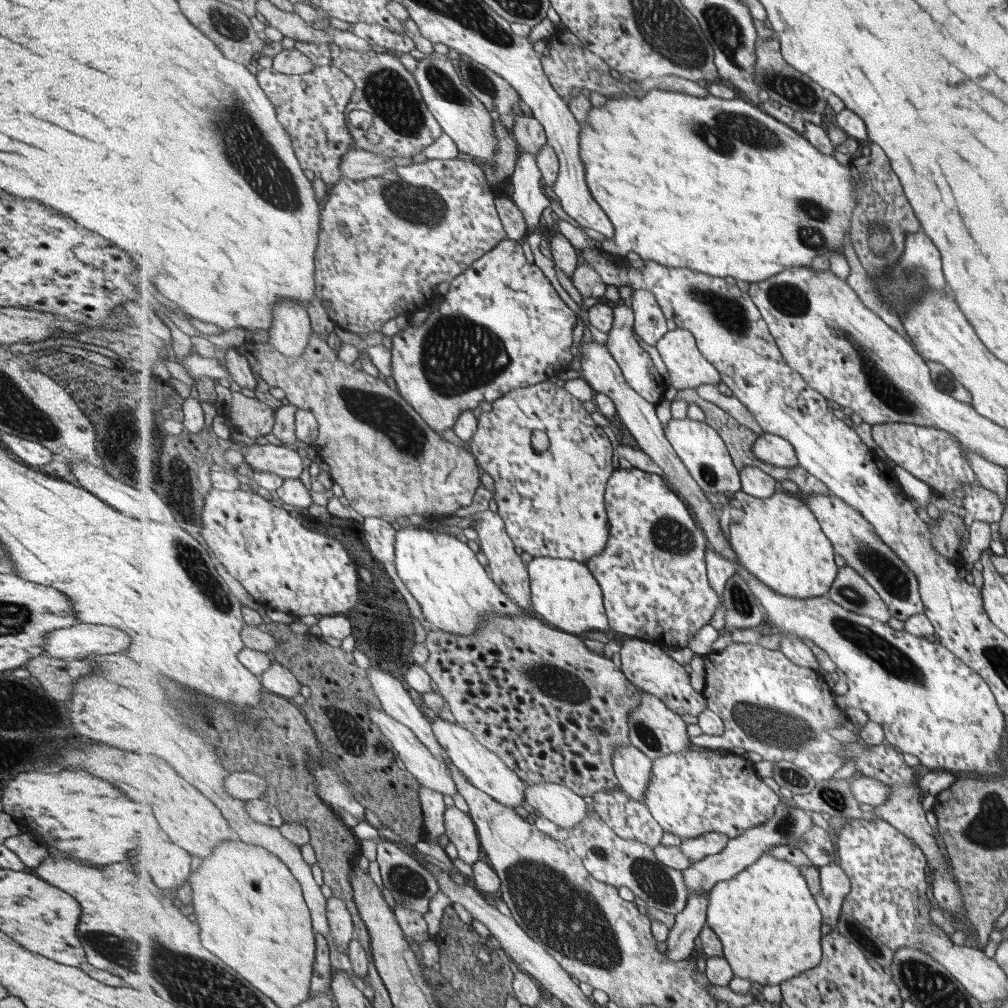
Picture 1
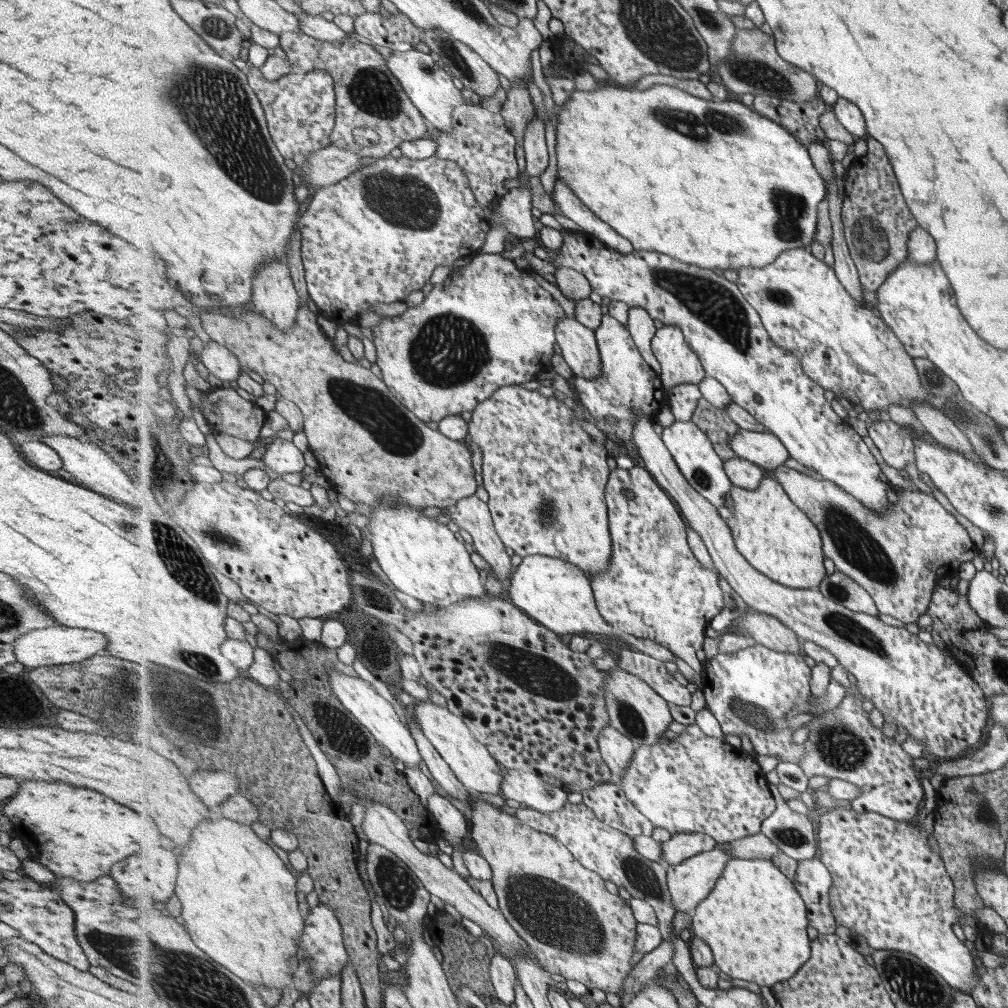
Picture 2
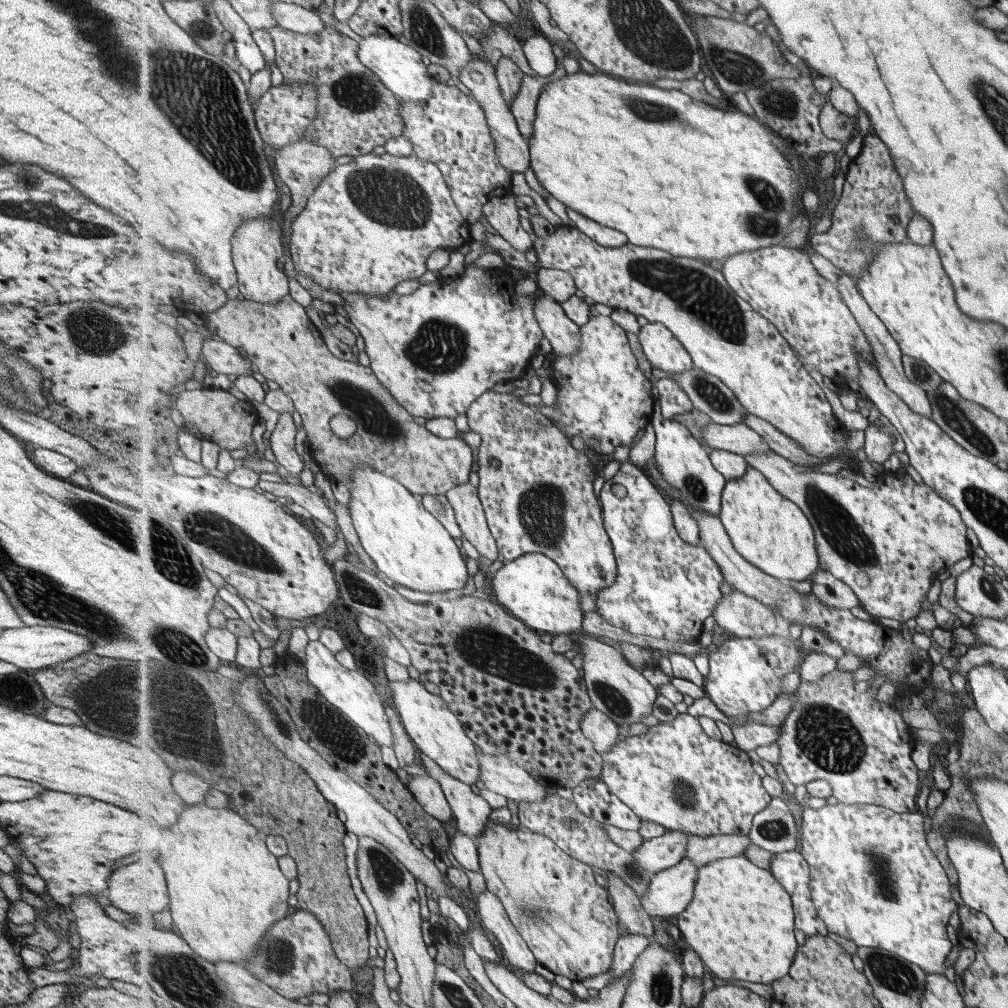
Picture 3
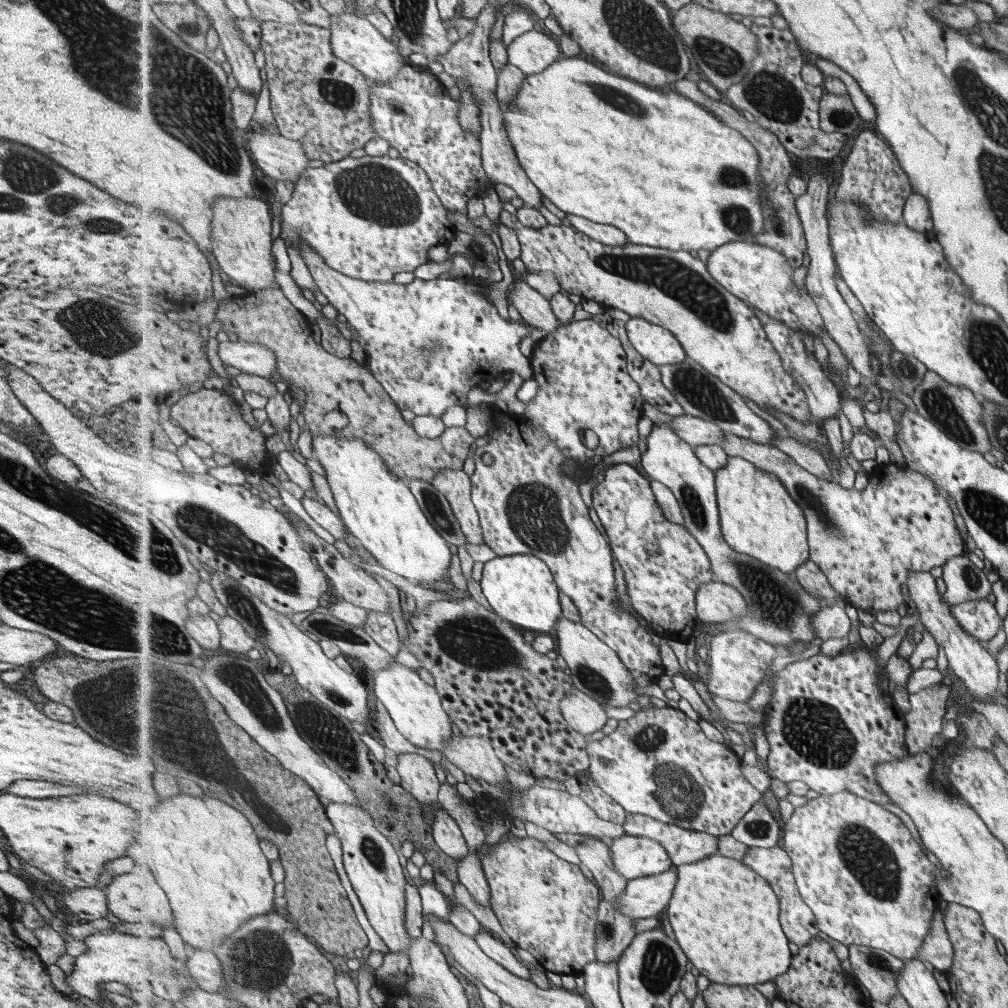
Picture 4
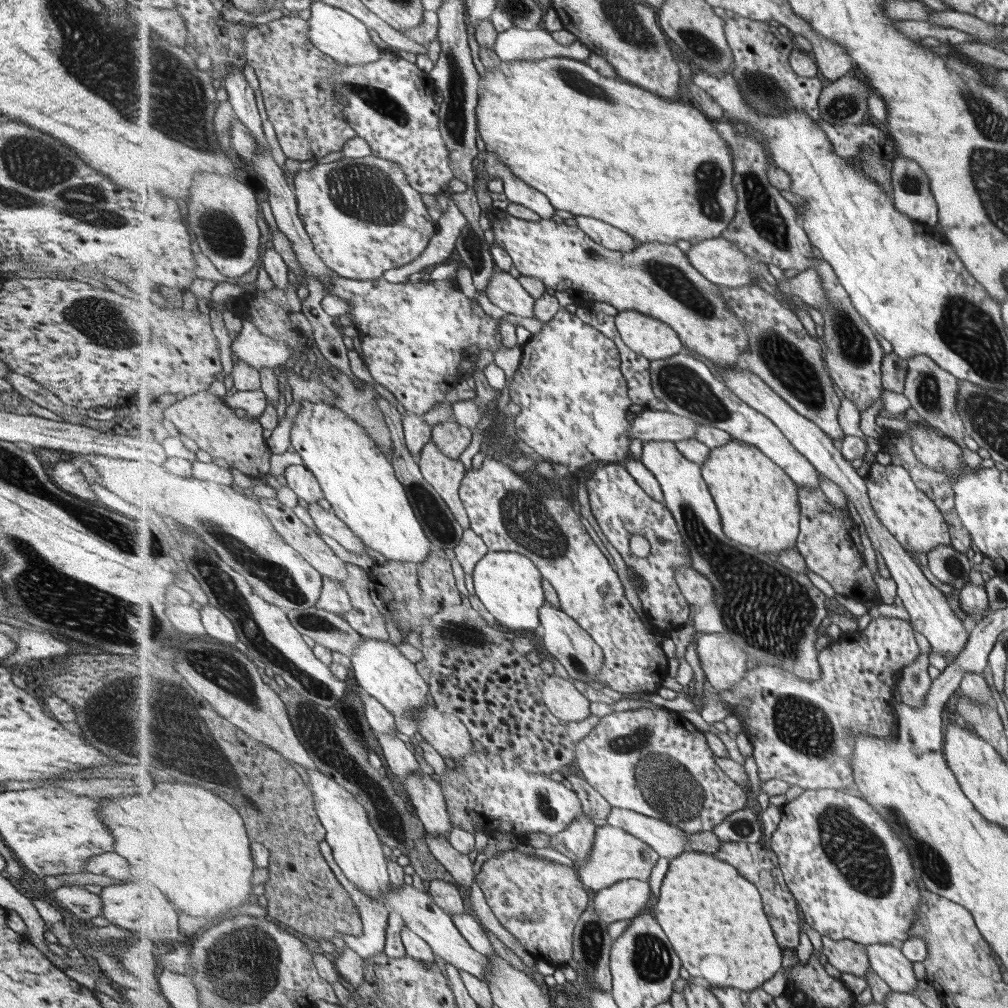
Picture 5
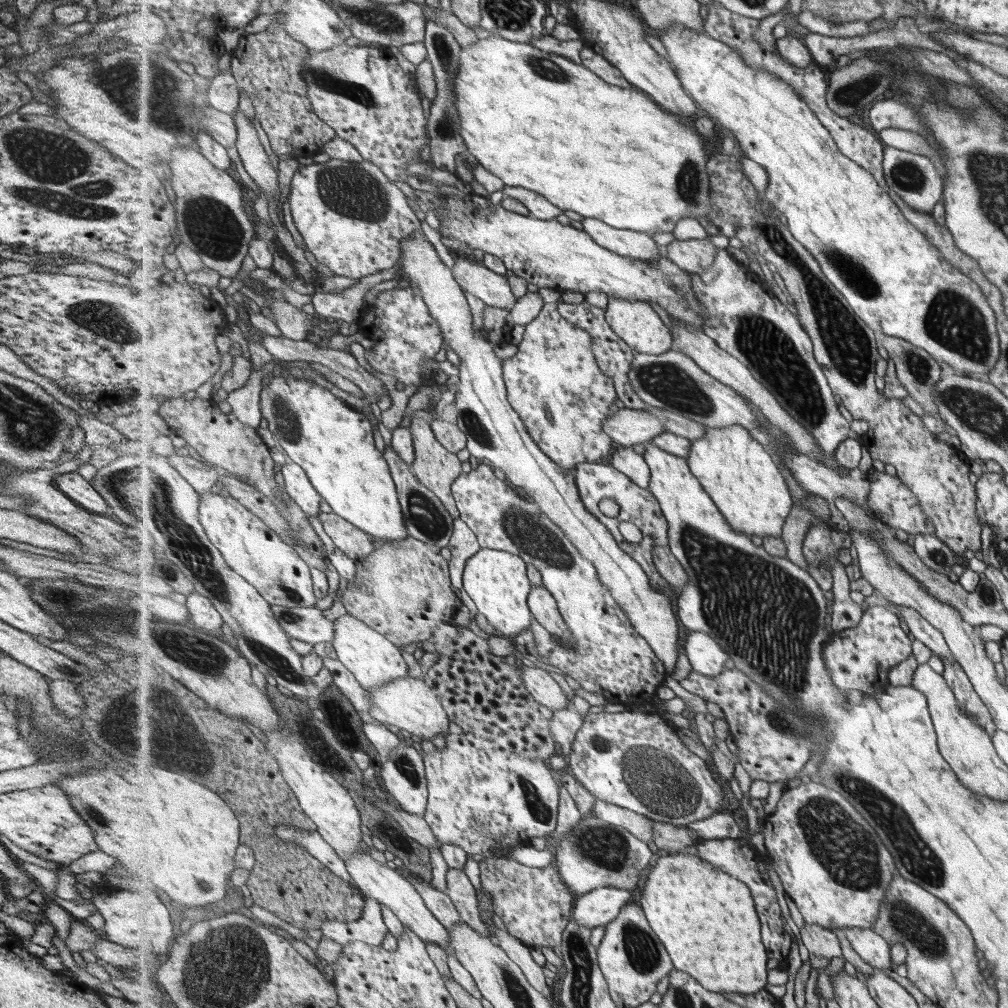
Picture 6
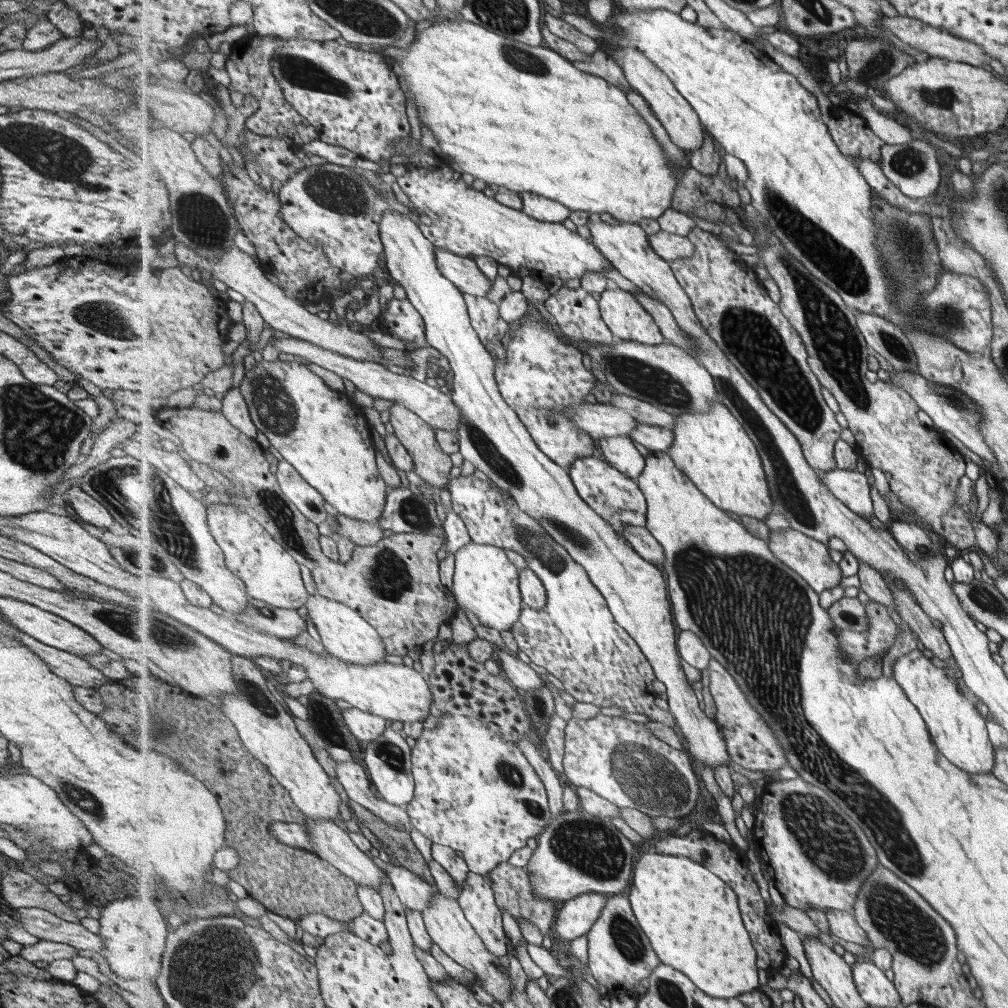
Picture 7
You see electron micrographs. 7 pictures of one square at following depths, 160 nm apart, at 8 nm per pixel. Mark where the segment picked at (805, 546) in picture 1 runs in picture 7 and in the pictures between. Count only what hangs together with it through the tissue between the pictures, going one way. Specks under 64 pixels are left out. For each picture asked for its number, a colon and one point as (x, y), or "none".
2: (778, 538)
3: (772, 532)
4: (759, 517)
5: (760, 506)
6: (743, 478)
7: (713, 448)

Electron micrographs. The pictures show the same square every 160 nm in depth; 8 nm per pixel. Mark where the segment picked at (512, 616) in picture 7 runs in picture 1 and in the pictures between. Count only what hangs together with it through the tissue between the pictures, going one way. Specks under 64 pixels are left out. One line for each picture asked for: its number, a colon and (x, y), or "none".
1: (566, 594)
2: (558, 594)
3: (534, 588)
4: (522, 588)
5: (510, 585)
6: (497, 582)

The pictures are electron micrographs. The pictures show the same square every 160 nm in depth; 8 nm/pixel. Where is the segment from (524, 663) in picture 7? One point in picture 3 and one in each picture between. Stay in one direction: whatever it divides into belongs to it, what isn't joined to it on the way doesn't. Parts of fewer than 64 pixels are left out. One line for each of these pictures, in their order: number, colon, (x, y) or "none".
3: (600, 729)
4: (586, 715)
5: (562, 697)
6: (544, 688)

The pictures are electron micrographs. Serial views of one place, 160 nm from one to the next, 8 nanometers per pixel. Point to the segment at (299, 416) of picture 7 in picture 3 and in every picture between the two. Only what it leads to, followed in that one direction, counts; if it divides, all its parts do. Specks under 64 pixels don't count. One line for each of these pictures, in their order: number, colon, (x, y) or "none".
3: (408, 544)
4: (378, 508)
5: (358, 479)
6: (333, 442)

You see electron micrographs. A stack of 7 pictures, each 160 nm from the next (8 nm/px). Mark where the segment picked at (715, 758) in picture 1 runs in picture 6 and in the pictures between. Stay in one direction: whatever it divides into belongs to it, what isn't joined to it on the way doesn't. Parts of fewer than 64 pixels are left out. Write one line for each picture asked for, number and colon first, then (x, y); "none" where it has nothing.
2: (695, 783)
3: (676, 775)
4: (659, 763)
5: (654, 762)
6: (638, 761)

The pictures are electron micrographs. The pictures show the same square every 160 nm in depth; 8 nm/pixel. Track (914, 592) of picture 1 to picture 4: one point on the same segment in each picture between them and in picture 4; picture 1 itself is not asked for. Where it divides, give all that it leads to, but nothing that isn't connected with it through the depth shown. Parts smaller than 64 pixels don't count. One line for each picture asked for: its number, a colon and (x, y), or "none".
2: (899, 554)
3: (888, 542)
4: (867, 542)

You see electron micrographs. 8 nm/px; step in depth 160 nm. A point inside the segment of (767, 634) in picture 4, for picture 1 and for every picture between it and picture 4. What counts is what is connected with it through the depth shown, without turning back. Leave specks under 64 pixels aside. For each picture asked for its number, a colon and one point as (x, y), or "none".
1: (702, 448)
2: (695, 452)
3: (685, 463)

